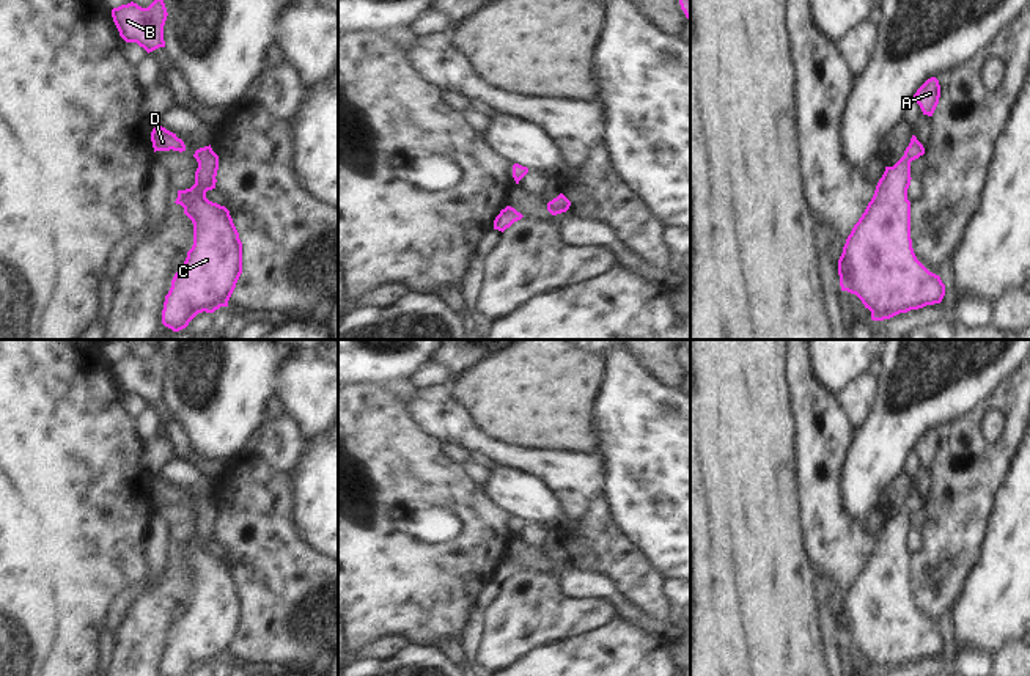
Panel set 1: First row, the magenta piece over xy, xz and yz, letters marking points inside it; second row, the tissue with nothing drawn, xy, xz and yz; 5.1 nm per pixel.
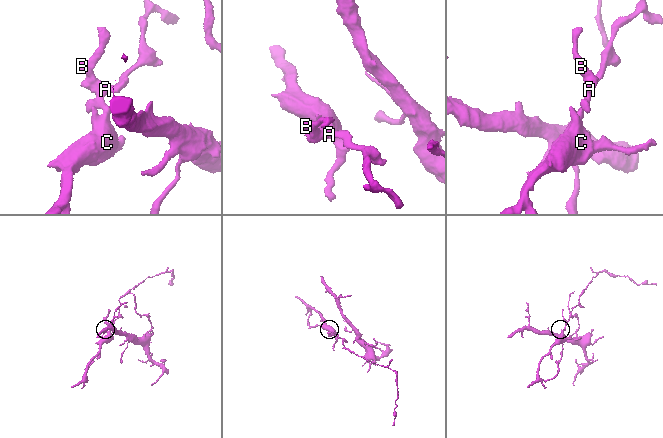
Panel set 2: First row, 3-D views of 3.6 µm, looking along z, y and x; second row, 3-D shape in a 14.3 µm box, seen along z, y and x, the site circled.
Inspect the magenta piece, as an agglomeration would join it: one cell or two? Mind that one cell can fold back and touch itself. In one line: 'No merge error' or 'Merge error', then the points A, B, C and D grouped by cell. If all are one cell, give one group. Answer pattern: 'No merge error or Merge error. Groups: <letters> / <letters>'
No merge error. Groups: A B C D.

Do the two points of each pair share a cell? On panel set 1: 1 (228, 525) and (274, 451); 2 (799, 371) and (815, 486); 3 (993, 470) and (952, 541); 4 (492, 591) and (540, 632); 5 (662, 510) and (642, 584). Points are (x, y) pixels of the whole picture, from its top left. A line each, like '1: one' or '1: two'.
1: one
2: one
3: one
4: two
5: two

